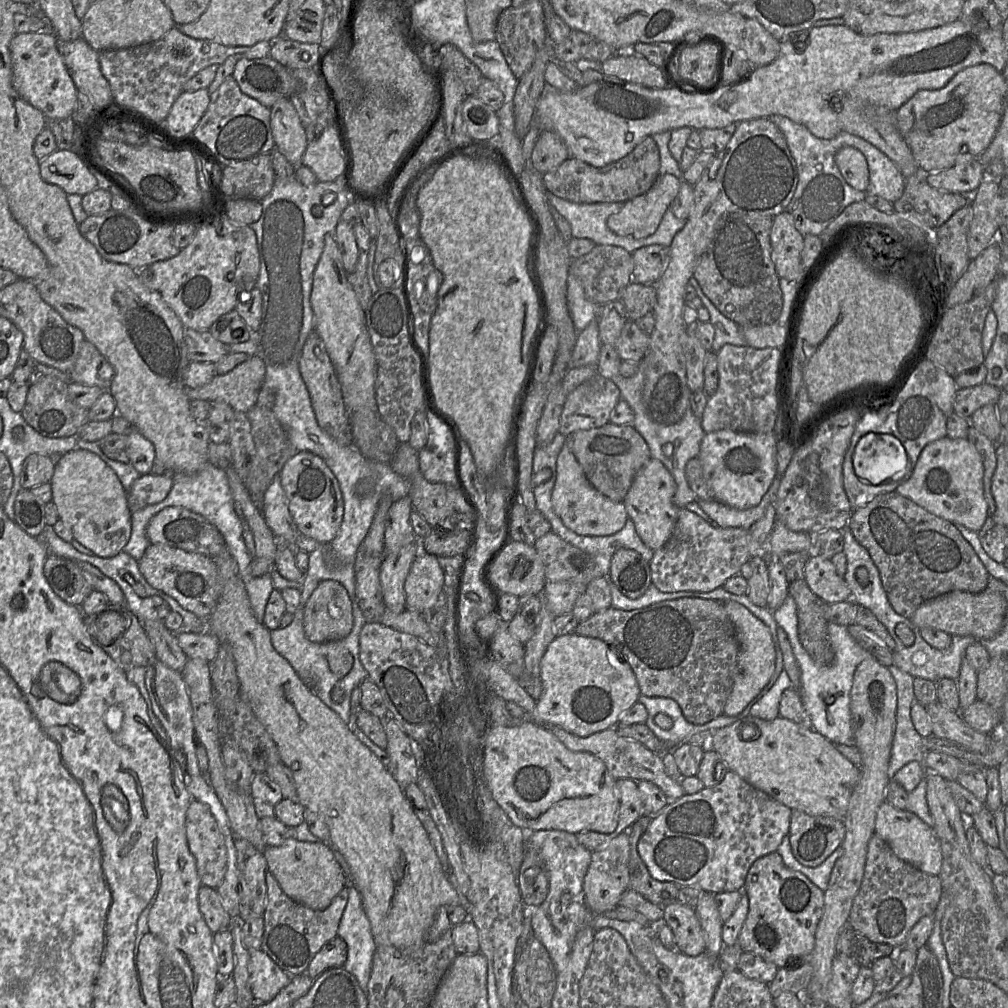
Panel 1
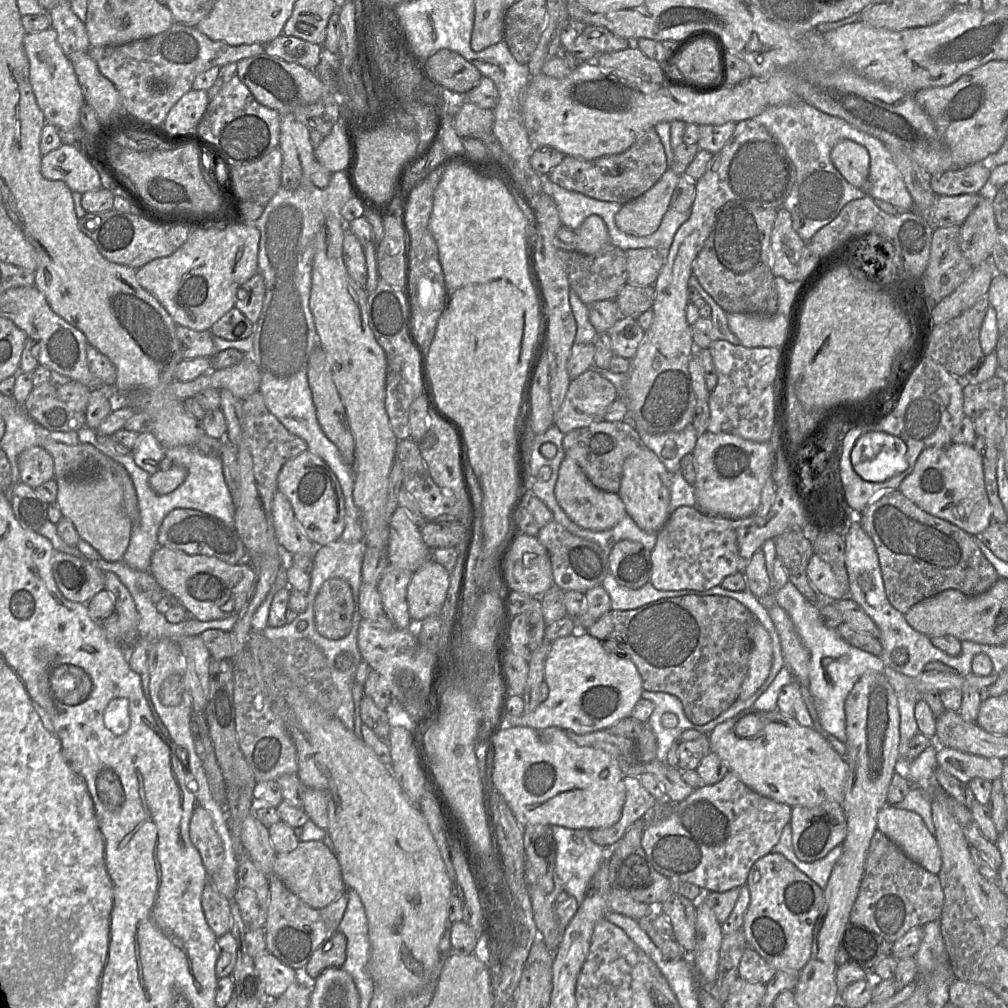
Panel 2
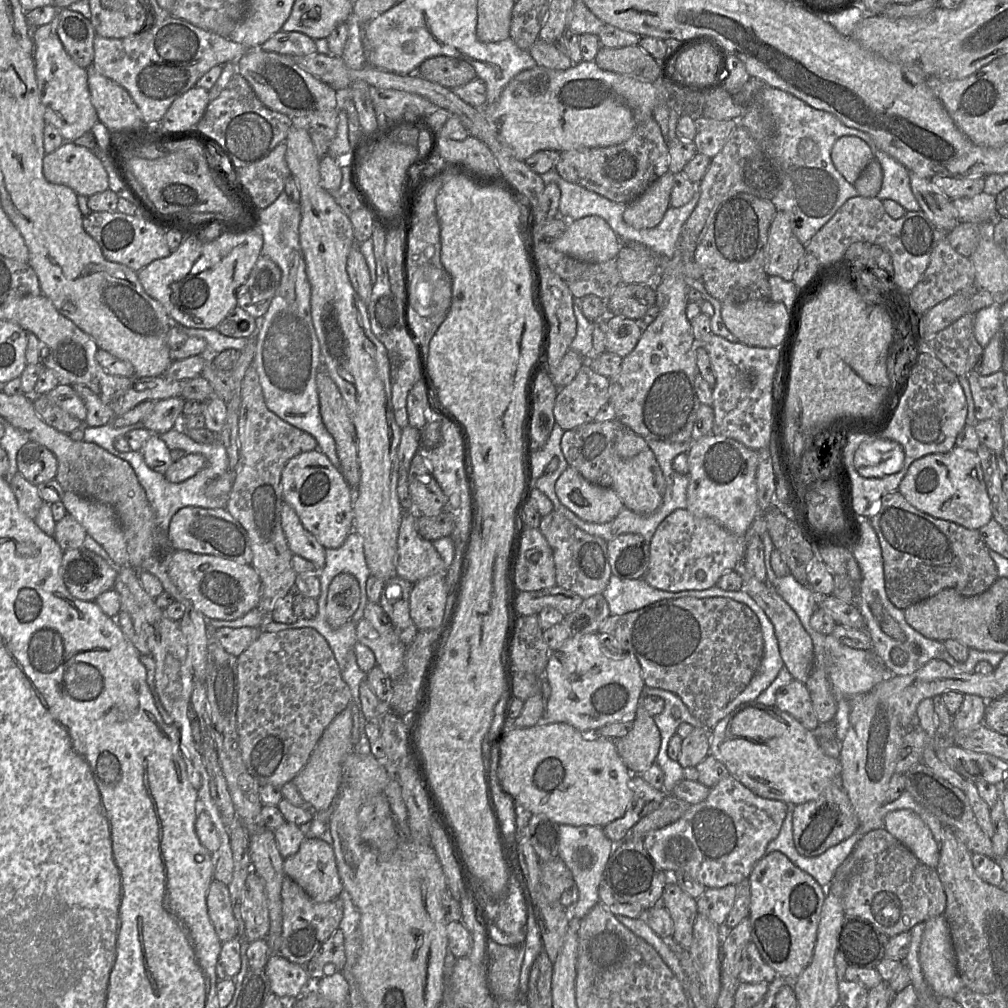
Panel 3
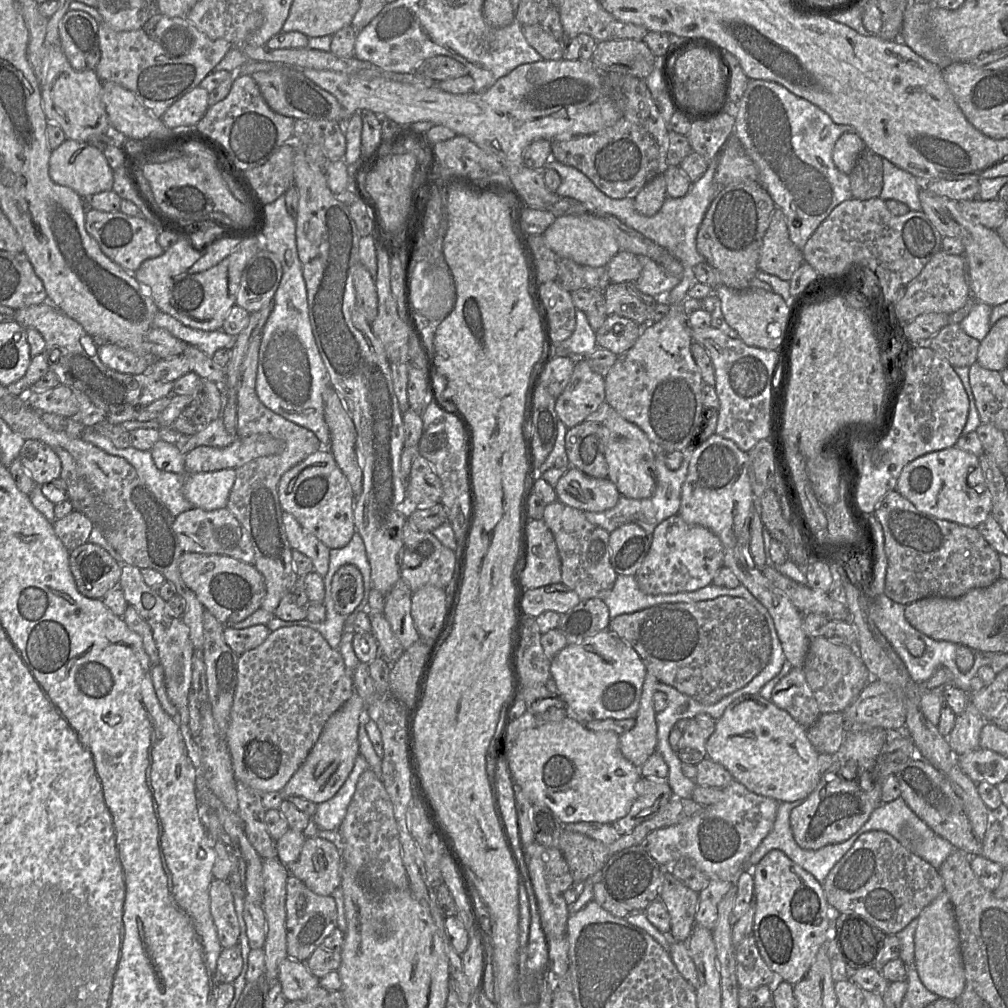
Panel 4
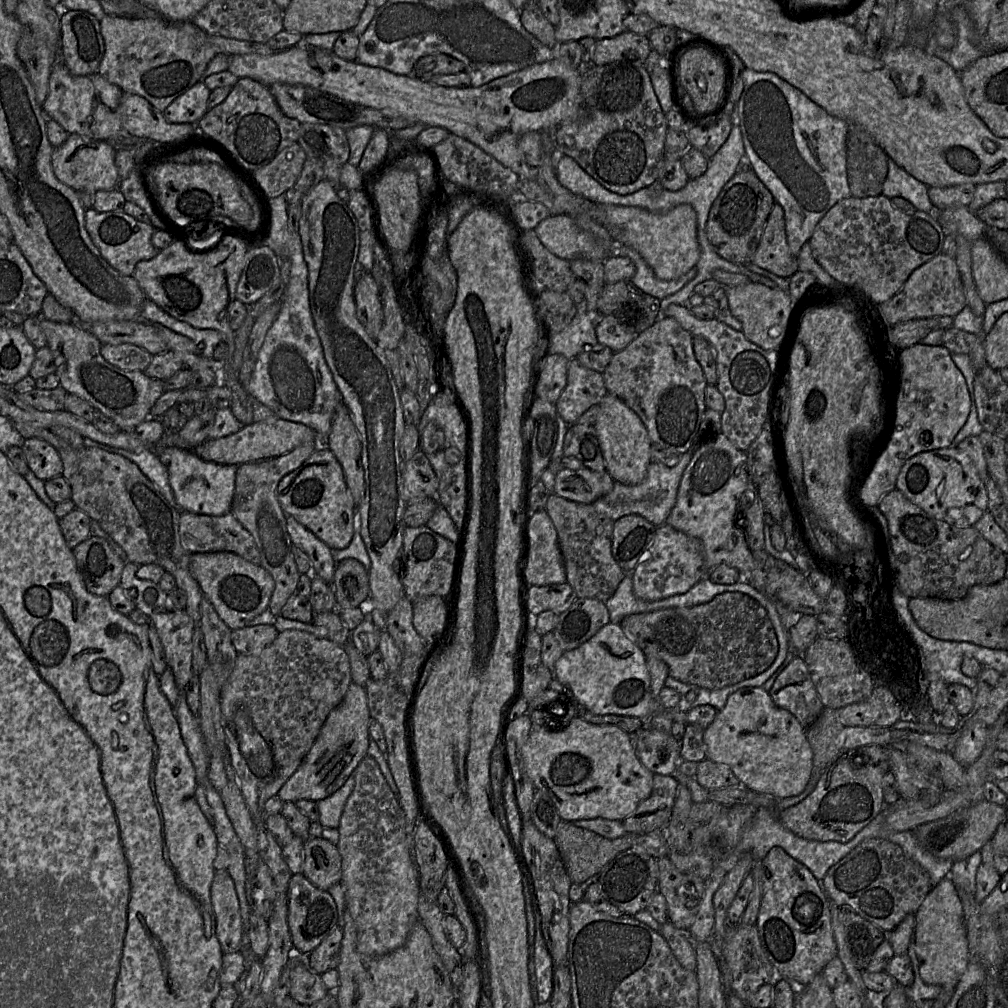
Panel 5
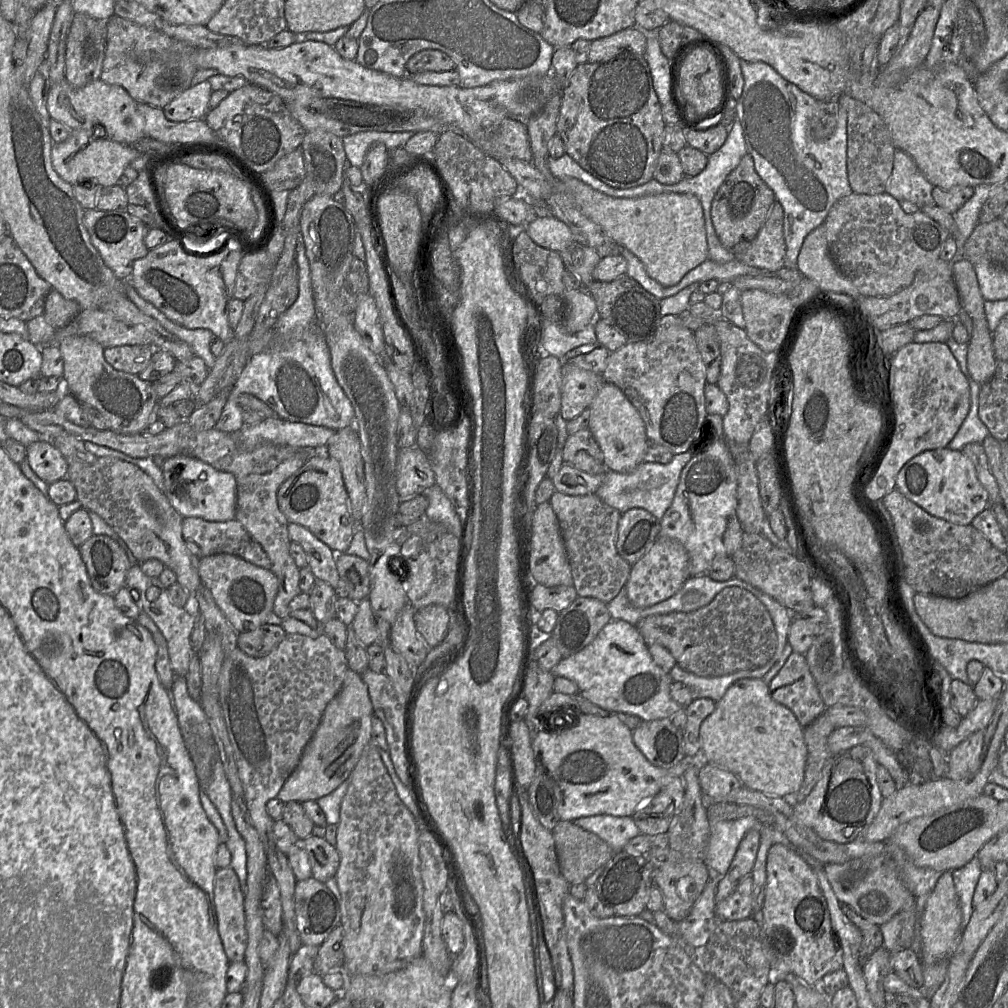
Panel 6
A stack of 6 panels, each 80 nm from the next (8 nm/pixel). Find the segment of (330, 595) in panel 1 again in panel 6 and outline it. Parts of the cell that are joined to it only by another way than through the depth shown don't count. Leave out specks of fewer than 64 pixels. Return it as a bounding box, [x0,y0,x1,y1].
[335,553,371,602]

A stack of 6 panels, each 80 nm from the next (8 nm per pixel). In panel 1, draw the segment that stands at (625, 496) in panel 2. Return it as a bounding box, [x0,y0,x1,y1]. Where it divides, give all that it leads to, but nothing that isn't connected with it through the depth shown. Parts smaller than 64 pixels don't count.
[624,458,679,551]

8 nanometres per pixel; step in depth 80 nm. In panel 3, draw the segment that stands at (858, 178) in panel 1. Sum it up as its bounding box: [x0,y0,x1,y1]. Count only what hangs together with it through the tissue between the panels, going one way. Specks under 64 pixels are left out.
[831,135,873,184]

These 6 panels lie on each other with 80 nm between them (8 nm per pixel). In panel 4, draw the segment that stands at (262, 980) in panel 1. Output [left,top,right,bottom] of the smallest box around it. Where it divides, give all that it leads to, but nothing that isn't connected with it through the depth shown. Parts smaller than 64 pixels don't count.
[277,958,319,1002]

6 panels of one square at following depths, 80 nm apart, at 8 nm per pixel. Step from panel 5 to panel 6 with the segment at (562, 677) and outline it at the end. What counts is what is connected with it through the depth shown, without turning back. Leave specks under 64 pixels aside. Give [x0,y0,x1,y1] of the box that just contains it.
[551,620,683,721]

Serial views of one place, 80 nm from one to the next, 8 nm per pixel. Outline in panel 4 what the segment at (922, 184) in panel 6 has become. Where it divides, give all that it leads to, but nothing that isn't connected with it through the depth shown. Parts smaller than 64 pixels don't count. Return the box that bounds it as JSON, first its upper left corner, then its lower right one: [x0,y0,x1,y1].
[878,157,922,211]

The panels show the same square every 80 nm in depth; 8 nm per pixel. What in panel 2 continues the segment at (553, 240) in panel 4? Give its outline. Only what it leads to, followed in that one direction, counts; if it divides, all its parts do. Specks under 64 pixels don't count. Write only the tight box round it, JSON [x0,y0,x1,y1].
[574,215,611,254]

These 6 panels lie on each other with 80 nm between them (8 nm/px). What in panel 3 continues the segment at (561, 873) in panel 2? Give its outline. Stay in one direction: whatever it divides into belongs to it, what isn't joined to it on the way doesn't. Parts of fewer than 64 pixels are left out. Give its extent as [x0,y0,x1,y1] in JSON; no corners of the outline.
[558,824,614,919]

